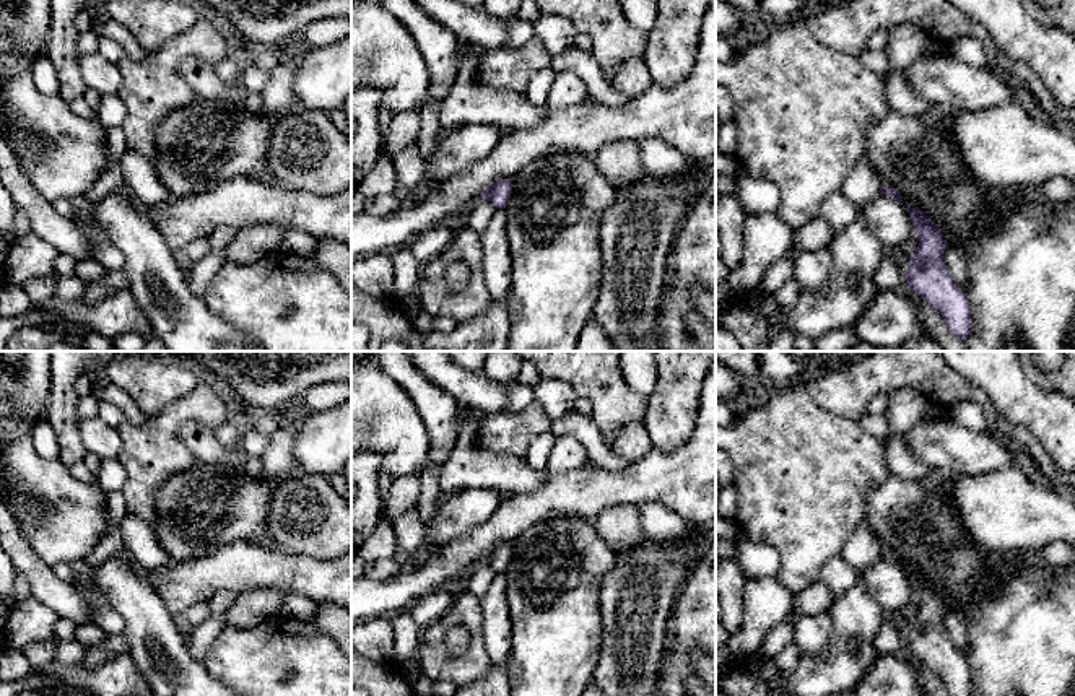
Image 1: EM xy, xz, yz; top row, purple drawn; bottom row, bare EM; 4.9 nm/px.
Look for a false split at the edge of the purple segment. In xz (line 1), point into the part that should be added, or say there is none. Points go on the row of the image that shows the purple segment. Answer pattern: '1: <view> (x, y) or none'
1: none

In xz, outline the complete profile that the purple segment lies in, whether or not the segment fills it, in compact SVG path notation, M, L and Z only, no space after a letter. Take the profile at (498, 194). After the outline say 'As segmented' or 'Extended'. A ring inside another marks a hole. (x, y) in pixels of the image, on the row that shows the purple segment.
M501 179L493 184L485 194L481 194L475 202L486 200L496 208L506 208L512 194L512 179Z. As segmented

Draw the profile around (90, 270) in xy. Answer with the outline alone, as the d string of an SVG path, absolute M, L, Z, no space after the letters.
M94 259L80 260L75 268L75 275L83 280L85 283L98 281L104 276L106 267L102 267Z

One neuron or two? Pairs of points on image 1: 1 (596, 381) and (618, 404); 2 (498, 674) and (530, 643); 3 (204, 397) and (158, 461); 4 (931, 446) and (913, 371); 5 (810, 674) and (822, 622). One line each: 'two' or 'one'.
1: one
2: two
3: one
4: two
5: two

